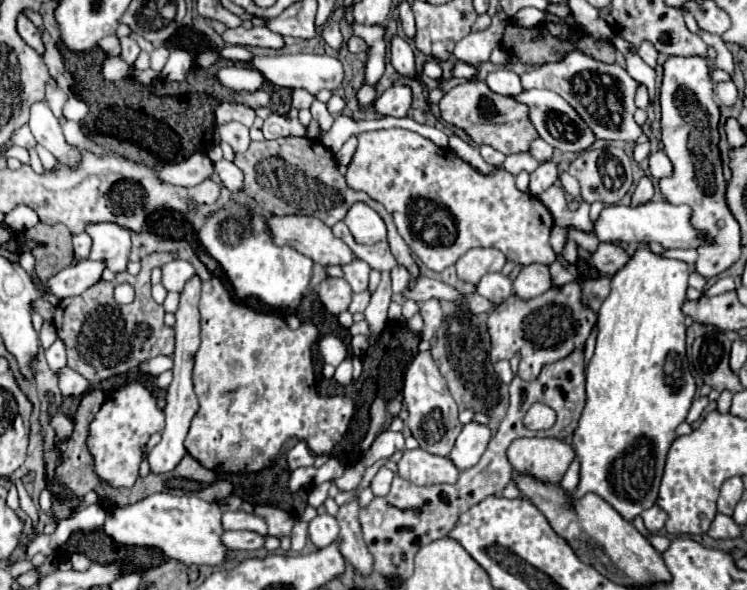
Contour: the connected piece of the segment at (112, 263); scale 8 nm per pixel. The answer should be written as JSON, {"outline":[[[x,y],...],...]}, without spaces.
{"outline":[[[87,225],[85,229],[93,239],[89,259],[103,261],[113,273],[125,271],[131,253],[131,233],[119,225]]]}

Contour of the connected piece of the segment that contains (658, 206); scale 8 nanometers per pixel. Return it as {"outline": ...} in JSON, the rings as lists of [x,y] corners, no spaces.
{"outline":[[[649,201],[639,207],[627,207],[627,205],[611,205],[605,207],[599,221],[595,223],[595,235],[603,243],[613,243],[613,241],[627,241],[627,243],[649,243],[657,241],[665,249],[697,249],[701,245],[709,245],[711,239],[707,231],[695,229],[691,223],[691,207],[687,205],[671,205],[667,201]]]}

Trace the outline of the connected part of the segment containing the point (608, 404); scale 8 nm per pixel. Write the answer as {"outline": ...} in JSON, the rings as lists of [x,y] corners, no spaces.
{"outline":[[[639,247],[635,251],[635,255],[631,257],[631,261],[613,275],[611,279],[611,293],[605,299],[605,303],[601,305],[599,311],[599,335],[597,335],[597,345],[595,345],[595,353],[587,365],[587,405],[585,411],[581,415],[579,427],[575,429],[575,437],[573,437],[573,447],[575,453],[581,461],[581,481],[577,491],[573,493],[573,499],[583,497],[585,493],[597,493],[599,497],[603,497],[613,509],[617,509],[625,519],[633,519],[637,517],[643,509],[645,503],[653,505],[657,501],[657,489],[661,483],[661,475],[663,475],[663,467],[665,467],[665,457],[667,451],[671,447],[671,443],[675,441],[675,427],[679,423],[685,421],[689,407],[693,403],[695,397],[695,379],[689,373],[689,363],[685,359],[685,315],[681,311],[683,303],[685,303],[685,289],[687,289],[687,279],[689,279],[689,265],[677,259],[663,259],[655,253],[651,253],[645,247]]]}

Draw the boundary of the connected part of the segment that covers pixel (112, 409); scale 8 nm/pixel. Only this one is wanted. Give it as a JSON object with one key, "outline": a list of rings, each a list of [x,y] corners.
{"outline":[[[127,383],[119,387],[113,395],[109,395],[101,411],[95,415],[87,439],[89,451],[95,459],[95,473],[99,475],[99,479],[115,487],[133,485],[133,481],[139,475],[141,445],[145,445],[147,439],[153,433],[159,433],[164,426],[164,411],[159,409],[157,399],[143,383]]]}

